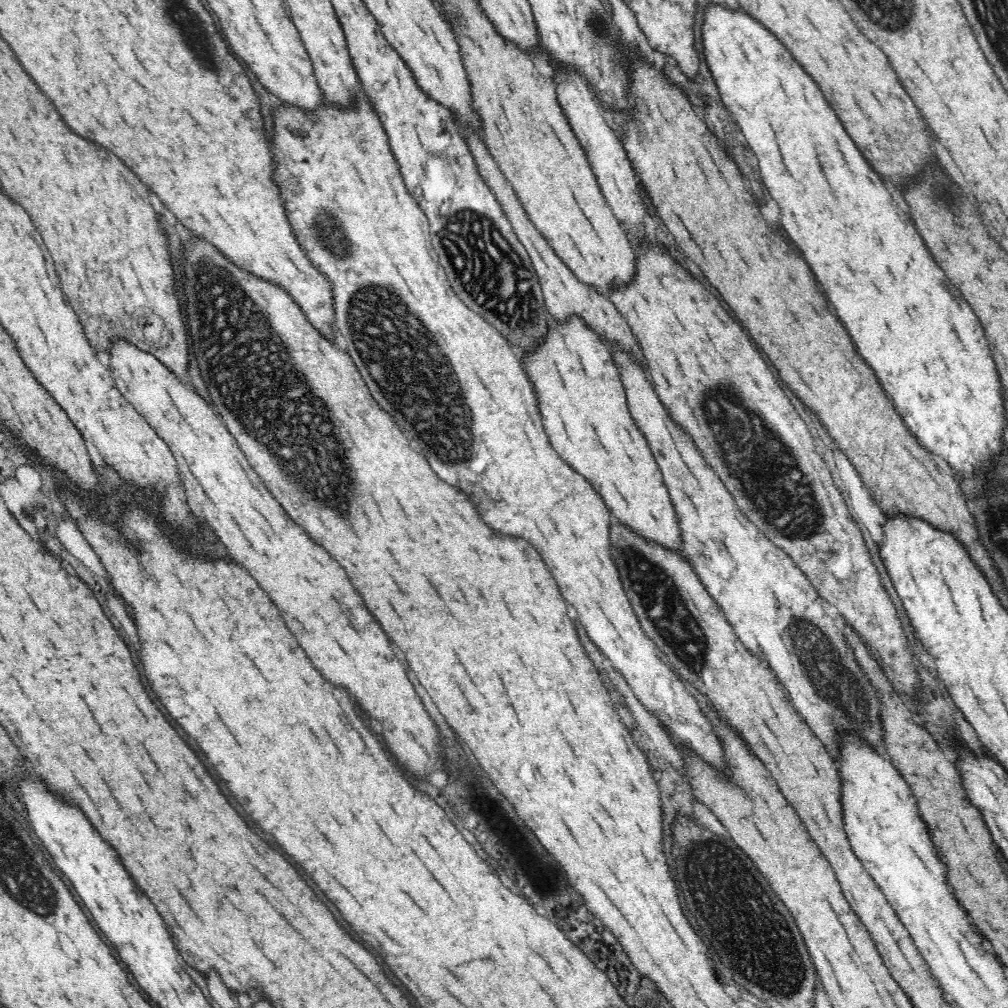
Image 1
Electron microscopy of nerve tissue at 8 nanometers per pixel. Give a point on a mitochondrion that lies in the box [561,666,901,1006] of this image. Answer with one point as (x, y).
(720, 884)

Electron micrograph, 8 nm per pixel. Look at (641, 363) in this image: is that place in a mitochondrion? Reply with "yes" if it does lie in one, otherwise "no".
no

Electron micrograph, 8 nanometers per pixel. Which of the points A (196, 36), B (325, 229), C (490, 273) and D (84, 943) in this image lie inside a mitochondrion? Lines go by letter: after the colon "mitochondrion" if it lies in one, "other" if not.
A: mitochondrion
B: mitochondrion
C: mitochondrion
D: other

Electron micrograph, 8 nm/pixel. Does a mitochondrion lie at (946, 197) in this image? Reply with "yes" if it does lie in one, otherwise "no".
yes

